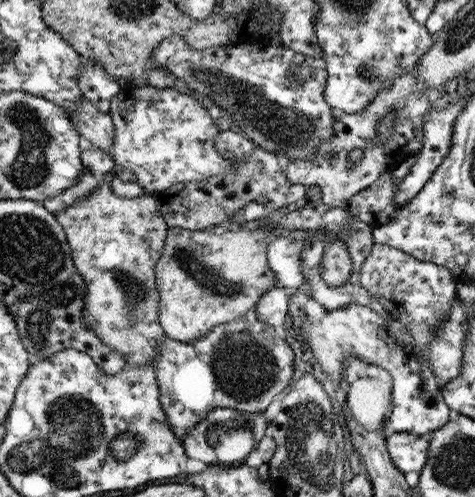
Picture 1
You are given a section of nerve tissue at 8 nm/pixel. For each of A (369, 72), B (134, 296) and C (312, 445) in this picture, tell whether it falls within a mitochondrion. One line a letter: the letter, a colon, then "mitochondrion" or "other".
A: mitochondrion
B: mitochondrion
C: mitochondrion

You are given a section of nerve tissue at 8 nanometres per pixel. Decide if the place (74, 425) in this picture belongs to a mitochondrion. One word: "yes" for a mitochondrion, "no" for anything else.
yes

